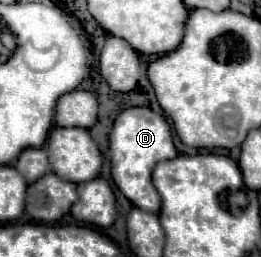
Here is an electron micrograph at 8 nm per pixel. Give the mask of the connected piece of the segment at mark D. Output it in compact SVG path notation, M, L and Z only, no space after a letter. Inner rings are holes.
M127 108L123 110L111 128L111 166L113 180L121 194L129 198L137 208L157 214L161 208L161 198L151 182L151 170L161 160L171 160L177 156L177 150L171 140L169 124L161 114L155 114L151 108Z

